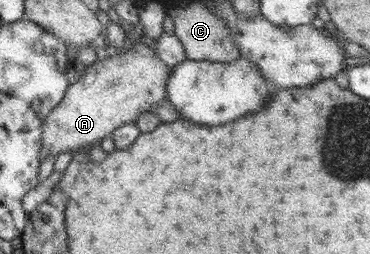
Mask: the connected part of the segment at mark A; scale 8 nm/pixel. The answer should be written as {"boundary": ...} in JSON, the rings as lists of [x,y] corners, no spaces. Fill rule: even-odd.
{"boundary":[[[132,43],[125,52],[112,52],[106,58],[97,60],[88,68],[81,68],[74,83],[66,88],[65,96],[52,111],[45,115],[42,126],[42,142],[40,142],[41,161],[48,155],[75,153],[86,145],[98,144],[104,137],[114,134],[121,125],[132,124],[143,113],[150,112],[157,103],[167,101],[167,81],[170,68],[157,56],[154,49],[144,43]]]}

